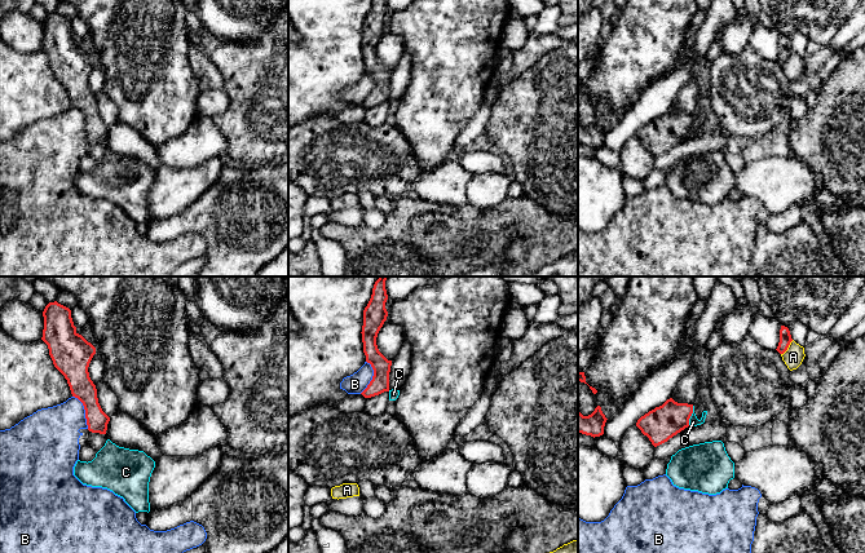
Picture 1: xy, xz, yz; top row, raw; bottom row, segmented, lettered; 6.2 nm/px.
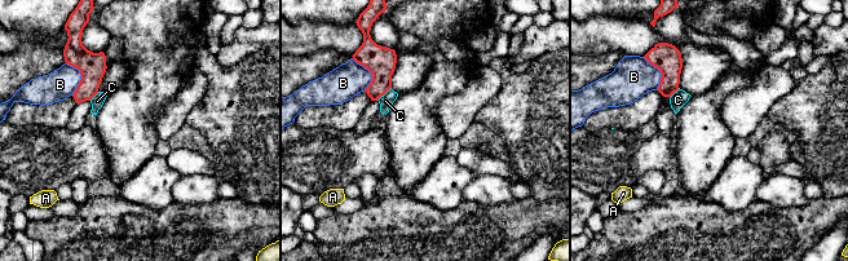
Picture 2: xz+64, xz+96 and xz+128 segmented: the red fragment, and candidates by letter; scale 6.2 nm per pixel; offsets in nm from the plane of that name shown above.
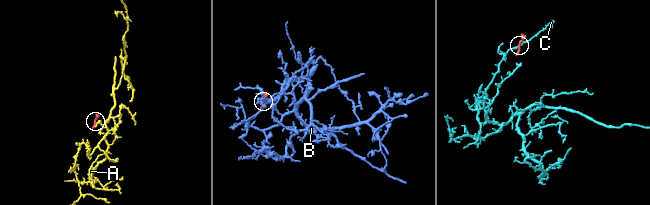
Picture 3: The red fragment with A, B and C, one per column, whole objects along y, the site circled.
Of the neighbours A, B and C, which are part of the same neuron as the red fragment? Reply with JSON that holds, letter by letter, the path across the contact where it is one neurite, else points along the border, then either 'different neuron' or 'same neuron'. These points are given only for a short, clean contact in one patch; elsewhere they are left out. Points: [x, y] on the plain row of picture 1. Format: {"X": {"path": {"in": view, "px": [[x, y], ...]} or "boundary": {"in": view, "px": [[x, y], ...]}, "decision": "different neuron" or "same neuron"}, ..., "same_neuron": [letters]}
{"A": {"boundary": {"in": "yz", "px": [[793, 51], [781, 65]]}, "decision": "different neuron"}, "B": {"decision": "different neuron"}, "C": {"boundary": {"in": "yz", "px": [[693, 116], [688, 136]]}, "decision": "different neuron"}, "same_neuron": []}

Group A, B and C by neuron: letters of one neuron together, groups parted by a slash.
A / B / C

